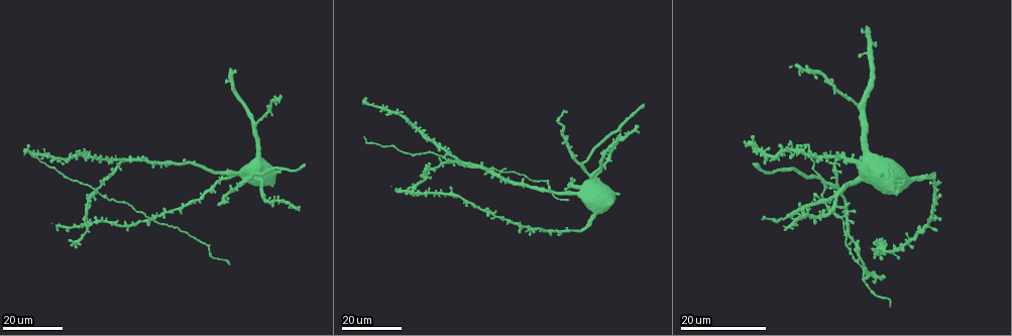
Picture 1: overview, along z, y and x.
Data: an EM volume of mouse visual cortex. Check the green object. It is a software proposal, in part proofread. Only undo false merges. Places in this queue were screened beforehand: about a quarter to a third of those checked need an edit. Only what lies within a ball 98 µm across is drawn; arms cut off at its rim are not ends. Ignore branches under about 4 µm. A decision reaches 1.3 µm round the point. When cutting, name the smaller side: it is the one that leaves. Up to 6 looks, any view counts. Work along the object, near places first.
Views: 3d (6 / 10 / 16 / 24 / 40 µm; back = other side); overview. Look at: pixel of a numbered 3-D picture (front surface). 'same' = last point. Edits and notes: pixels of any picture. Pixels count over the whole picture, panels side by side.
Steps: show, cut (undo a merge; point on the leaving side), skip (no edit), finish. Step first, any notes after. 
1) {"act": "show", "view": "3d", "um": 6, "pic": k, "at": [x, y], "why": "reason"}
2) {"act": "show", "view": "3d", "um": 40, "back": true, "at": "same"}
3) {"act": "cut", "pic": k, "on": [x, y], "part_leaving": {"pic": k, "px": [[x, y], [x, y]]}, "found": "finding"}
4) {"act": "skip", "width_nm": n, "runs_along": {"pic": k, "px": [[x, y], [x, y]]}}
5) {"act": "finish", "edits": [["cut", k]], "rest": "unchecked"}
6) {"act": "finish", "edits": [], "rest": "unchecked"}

{"act": "show", "view": "3d", "um": 16, "pic": 1, "at": [564, 125], "why": "calibre changes"}

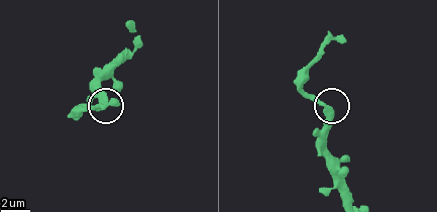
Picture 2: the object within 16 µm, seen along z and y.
{"act": "show", "view": "3d", "um": 10, "pic": 2, "at": [329, 110]}

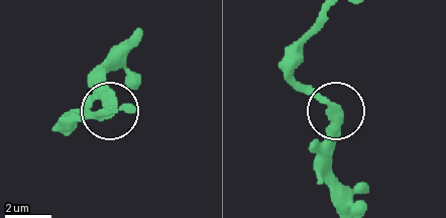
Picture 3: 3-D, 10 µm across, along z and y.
{"act": "cut", "pic": 3, "on": [325, 99], "found": "two cells meet here"}

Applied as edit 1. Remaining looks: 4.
{"act": "show", "view": "overview"}

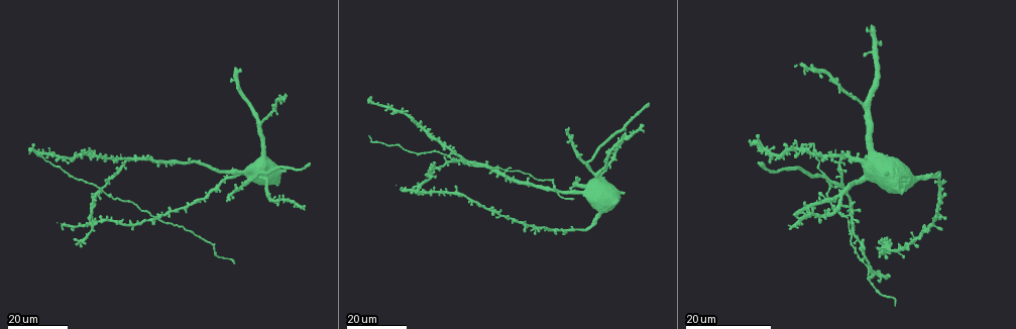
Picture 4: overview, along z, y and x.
{"act": "show", "view": "3d", "um": 16, "pic": 4, "at": [246, 182]}

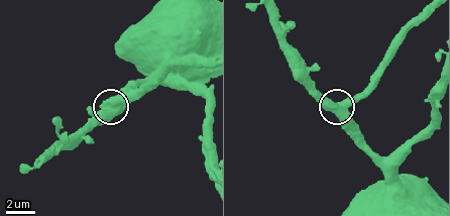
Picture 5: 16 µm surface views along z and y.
{"act": "show", "view": "3d", "um": 10, "pic": 5, "at": [111, 102]}

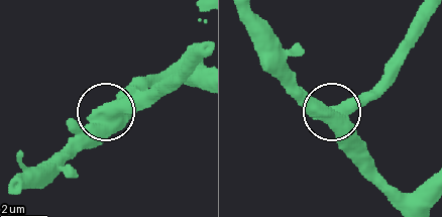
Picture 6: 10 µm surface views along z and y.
{"act": "show", "view": "3d", "um": 10, "back": true, "pic": 6, "at": [107, 110], "why": "from behind"}

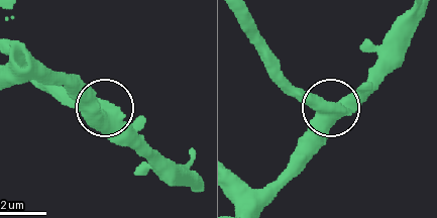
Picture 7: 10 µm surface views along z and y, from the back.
{"act": "cut", "pic": 7, "on": [305, 97], "side_arm_um": 17, "arms": 3, "found": "two cells meet here"}

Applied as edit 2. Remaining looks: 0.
{"act": "finish", "edits": [["cut", 3], ["cut", 7]], "rest": "unchecked"}

